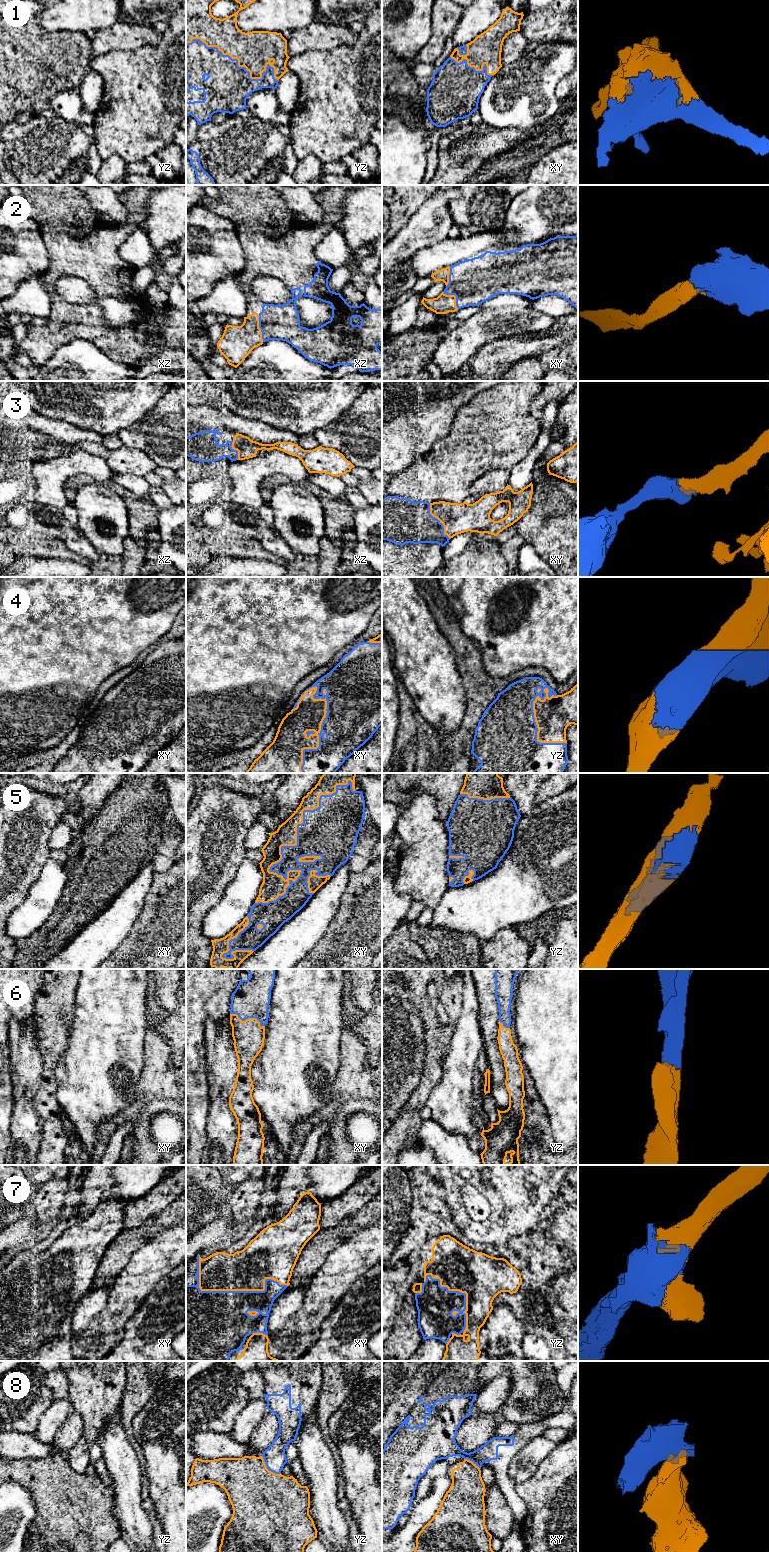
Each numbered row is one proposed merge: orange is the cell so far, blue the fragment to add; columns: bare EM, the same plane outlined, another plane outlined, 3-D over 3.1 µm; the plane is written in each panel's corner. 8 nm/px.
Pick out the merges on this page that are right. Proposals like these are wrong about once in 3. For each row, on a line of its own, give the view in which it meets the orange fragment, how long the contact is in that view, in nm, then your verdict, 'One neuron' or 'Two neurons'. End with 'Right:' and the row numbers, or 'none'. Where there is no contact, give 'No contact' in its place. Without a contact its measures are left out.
1: Touches orange in yz. Shared border 800 nm. One neuron
2: Touches orange in xz. Shared border 220 nm. One neuron
3: Touches orange in xy. Shared border 340 nm. One neuron
4: Touches orange in xy. Shared border 700 nm. One neuron
5: Touches orange in xy. Shared border 1250 nm. One neuron
6: Touches orange in xy. Shared border 300 nm. One neuron
7: Touches orange in xy. Shared border 750 nm. One neuron
8: Touches orange in yz. Shared border 220 nm. Two neurons
Right: 1, 2, 3, 4, 5, 6, 7

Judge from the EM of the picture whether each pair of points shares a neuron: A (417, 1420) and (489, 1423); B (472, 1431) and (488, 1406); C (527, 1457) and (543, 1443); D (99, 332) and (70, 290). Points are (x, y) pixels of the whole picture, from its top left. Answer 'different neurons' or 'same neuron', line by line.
A: different neurons
B: different neurons
C: same neuron
D: different neurons

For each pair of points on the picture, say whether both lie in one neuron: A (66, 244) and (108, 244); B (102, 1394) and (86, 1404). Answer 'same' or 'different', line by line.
A: same
B: same

